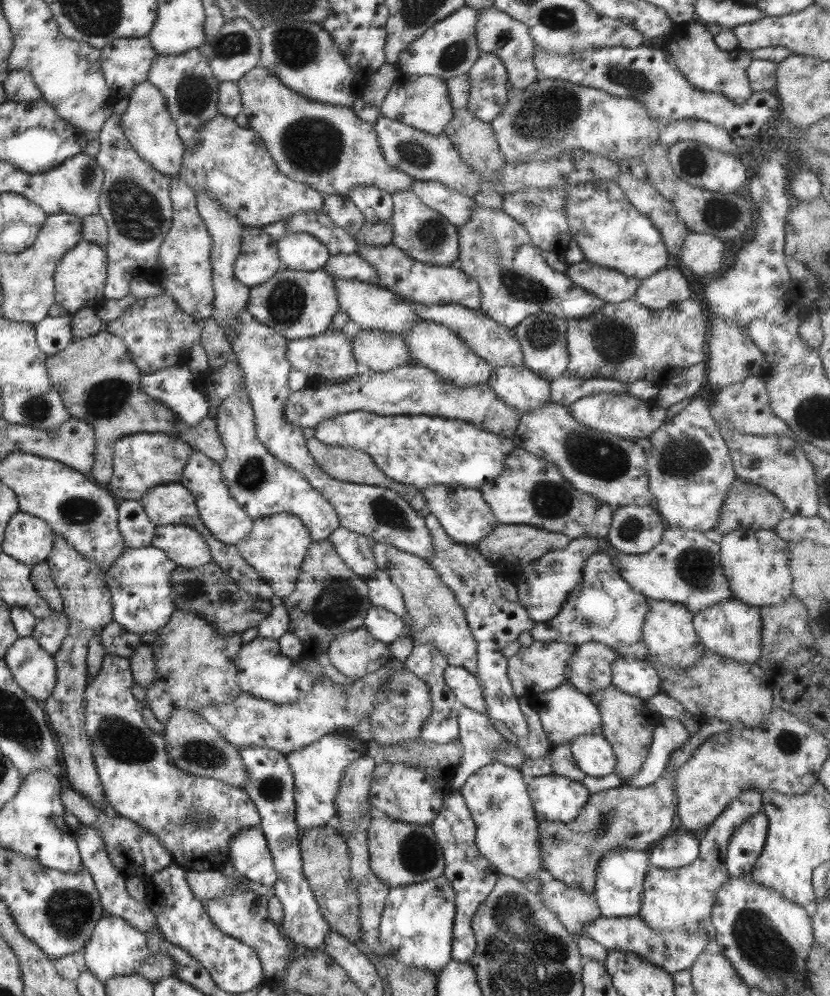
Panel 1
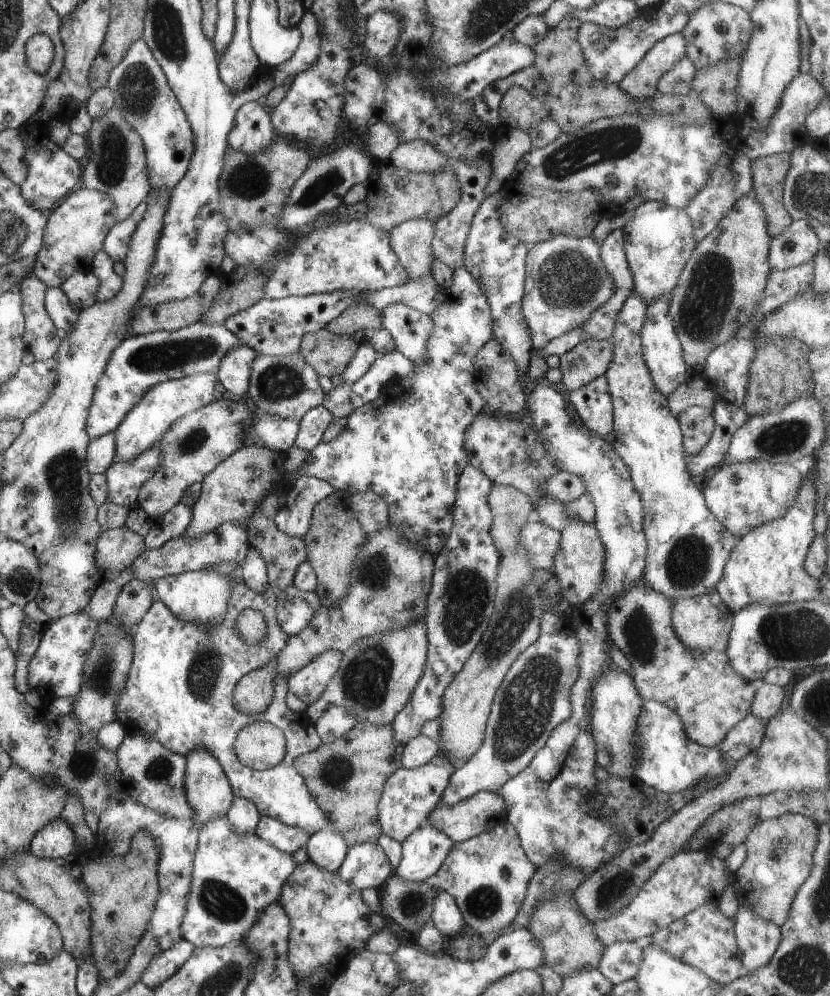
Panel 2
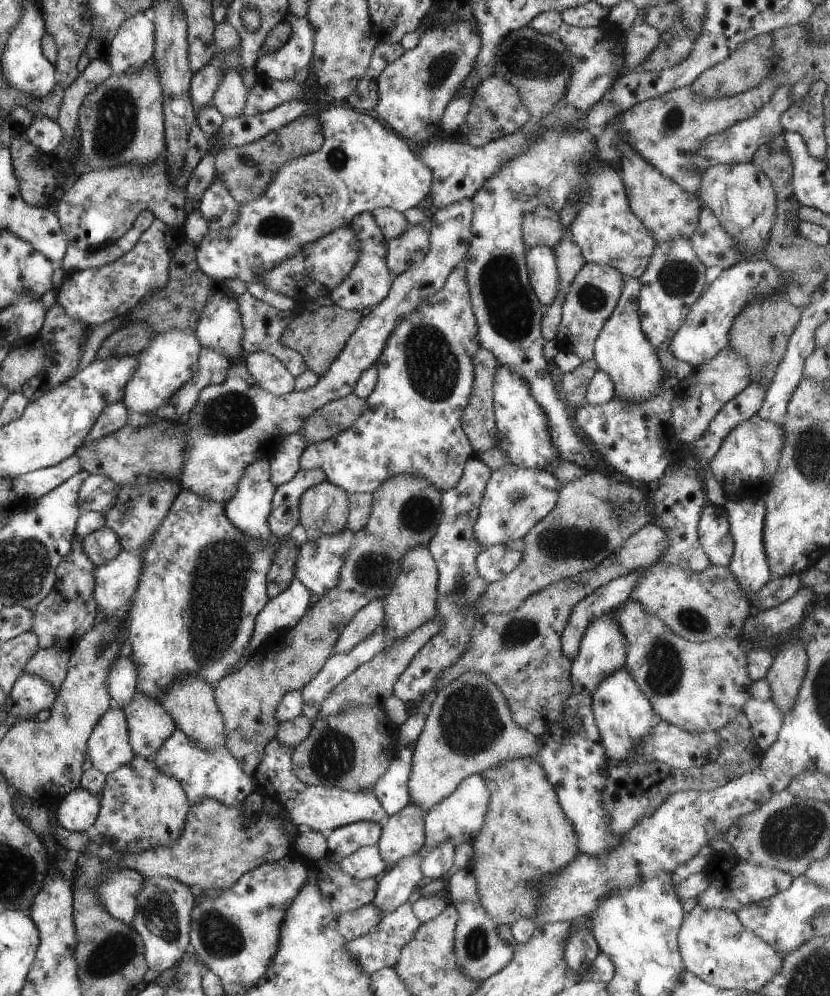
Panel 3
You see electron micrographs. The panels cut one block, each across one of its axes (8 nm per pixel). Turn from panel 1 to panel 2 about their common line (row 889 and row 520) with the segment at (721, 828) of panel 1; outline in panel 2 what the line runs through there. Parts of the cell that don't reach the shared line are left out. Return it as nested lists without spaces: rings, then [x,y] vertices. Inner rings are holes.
[[[631,289],[627,300],[623,302],[621,310],[617,313],[615,328],[608,338],[613,348],[613,358],[604,376],[607,380],[609,396],[611,396],[613,424],[611,432],[604,436],[604,439],[612,445],[629,470],[633,486],[643,504],[642,527],[647,544],[642,574],[643,584],[666,596],[671,602],[675,602],[691,596],[701,596],[713,590],[723,576],[723,567],[729,558],[731,548],[737,544],[738,539],[727,532],[721,526],[721,522],[717,522],[717,518],[709,512],[697,480],[692,479],[685,468],[681,431],[676,413],[669,412],[667,397],[653,388],[653,381],[643,360],[640,330],[645,320],[645,309],[643,300]]]

